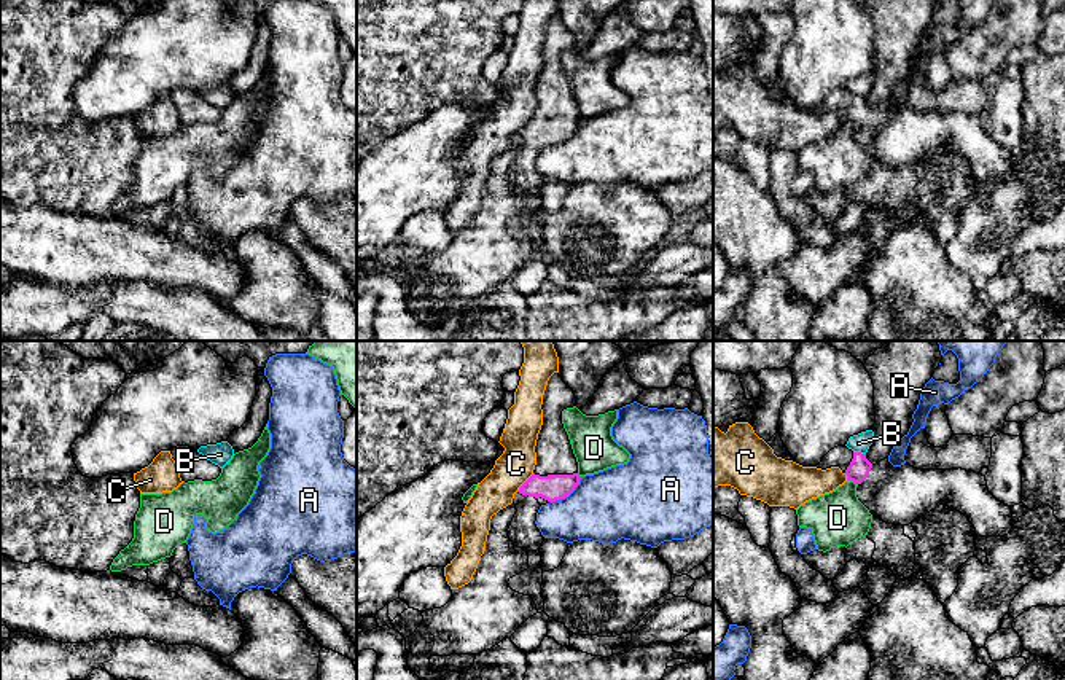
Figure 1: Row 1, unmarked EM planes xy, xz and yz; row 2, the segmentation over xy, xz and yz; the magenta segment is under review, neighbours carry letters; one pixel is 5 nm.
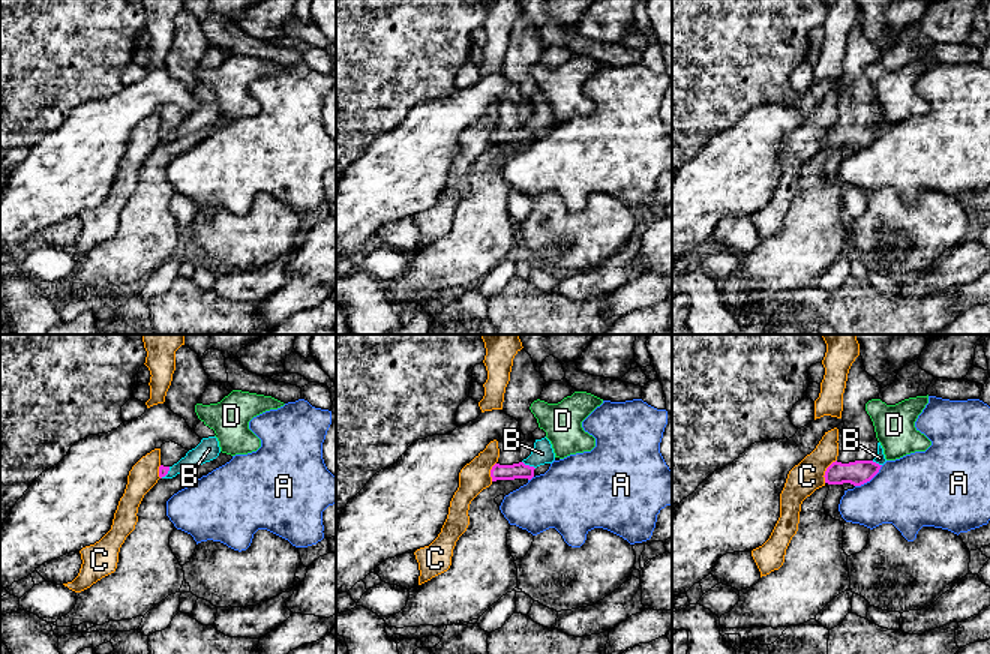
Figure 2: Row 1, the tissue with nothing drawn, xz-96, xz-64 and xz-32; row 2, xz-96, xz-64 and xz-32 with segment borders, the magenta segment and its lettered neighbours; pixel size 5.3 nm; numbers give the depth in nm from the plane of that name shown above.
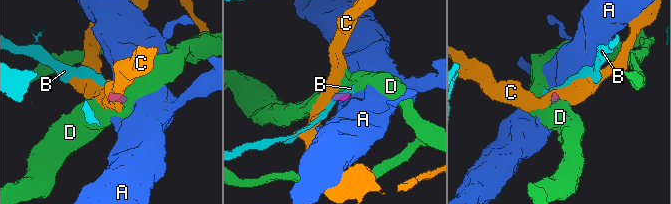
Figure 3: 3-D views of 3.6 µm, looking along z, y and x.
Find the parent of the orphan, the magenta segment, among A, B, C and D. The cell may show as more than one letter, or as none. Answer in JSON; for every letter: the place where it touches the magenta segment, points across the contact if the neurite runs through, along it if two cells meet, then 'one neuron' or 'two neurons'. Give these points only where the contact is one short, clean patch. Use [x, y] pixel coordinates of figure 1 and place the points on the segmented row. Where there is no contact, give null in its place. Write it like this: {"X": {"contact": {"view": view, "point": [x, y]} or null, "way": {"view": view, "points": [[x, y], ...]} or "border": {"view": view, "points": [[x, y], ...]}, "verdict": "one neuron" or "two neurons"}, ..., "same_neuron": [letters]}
{"A": {"contact": {"view": "xz", "point": [567, 496]}, "border": {"view": "xz", "points": [[581, 476], [580, 483], [567, 496], [550, 502]]}, "verdict": "two neurons"}, "B": {"contact": {"view": "yz", "point": [860, 453]}, "border": {"view": "yz", "points": [[854, 451], [865, 454]]}, "verdict": "two neurons"}, "C": {"contact": {"view": "xz", "point": [524, 483]}, "border": {"view": "xz", "points": [[534, 473], [516, 491]]}, "verdict": "two neurons"}, "D": {"contact": {"view": "yz", "point": [852, 480]}, "border": {"view": "yz", "points": [[847, 478], [857, 484]]}, "verdict": "two neurons"}, "same_neuron": []}

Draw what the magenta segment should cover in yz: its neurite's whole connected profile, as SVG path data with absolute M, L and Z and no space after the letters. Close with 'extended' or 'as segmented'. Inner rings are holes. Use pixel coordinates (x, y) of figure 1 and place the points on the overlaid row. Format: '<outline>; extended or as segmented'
M847 446L831 449L817 468L839 467L856 484L858 500L887 524L909 526L939 505L960 511L977 537L1005 537L1012 529L1011 506L987 489L985 476L966 470L917 470L893 467L888 459L872 465L866 454Z; extended

